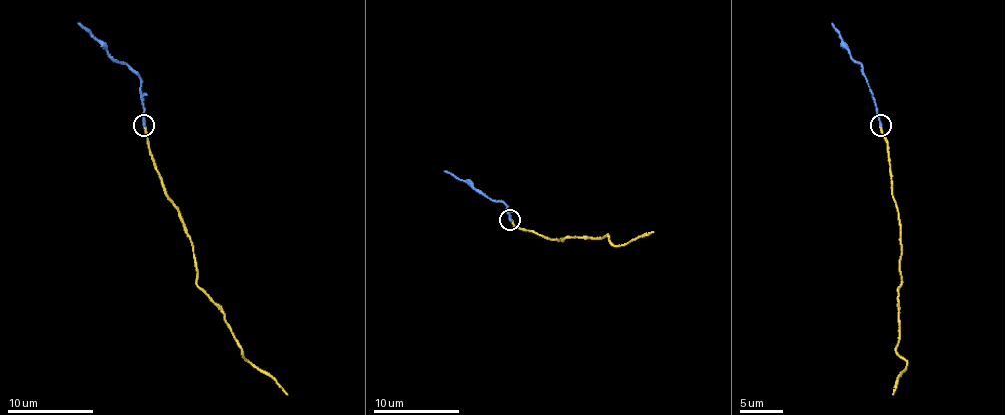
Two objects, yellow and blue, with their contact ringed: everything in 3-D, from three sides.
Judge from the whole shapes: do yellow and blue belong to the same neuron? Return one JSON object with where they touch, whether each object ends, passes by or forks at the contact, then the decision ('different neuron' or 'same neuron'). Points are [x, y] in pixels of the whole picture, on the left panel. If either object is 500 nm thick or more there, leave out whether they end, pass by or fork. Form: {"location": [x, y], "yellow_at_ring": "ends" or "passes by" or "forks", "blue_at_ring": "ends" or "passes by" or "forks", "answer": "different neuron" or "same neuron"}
{"location": [144, 125], "yellow_at_ring": "ends", "blue_at_ring": "ends", "answer": "same neuron"}

